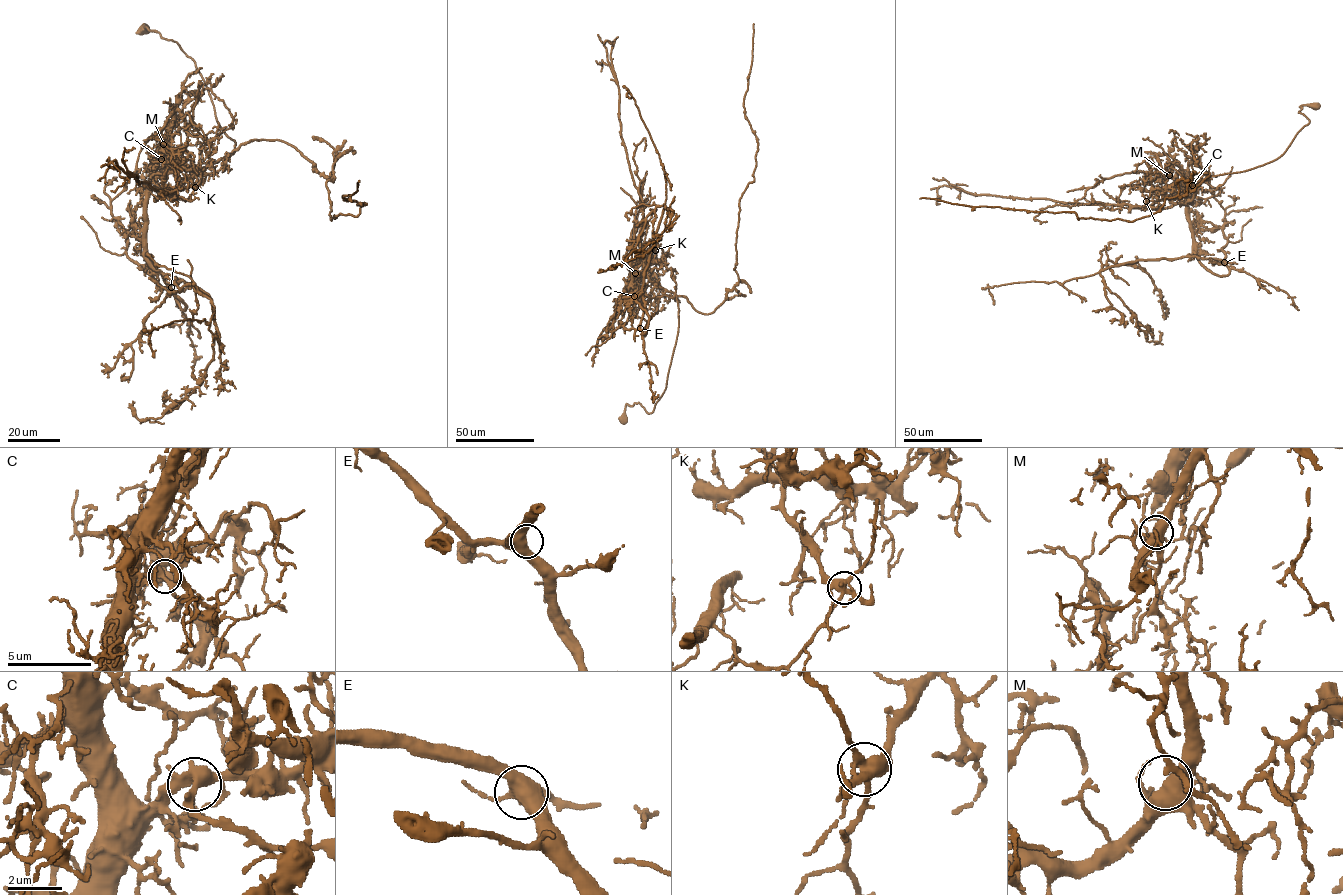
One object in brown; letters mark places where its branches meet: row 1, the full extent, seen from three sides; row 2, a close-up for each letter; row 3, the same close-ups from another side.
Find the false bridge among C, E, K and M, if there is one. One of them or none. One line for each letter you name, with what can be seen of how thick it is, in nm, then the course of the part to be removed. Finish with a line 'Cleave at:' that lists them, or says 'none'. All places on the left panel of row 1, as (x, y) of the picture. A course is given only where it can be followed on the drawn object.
K: 380 nm | (195, 186), (175, 192), (256, 140), (334, 177), (331, 220), (360, 213), (342, 197), (359, 182)
Cleave at: K

